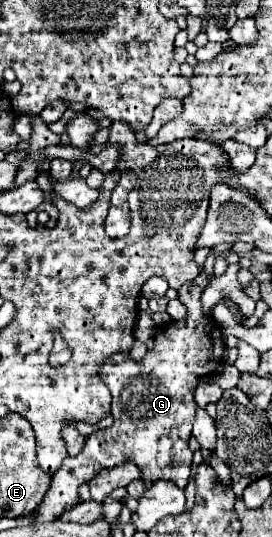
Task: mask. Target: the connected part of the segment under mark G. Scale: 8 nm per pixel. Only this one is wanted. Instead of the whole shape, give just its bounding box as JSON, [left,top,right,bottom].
[34,281,224,521]

